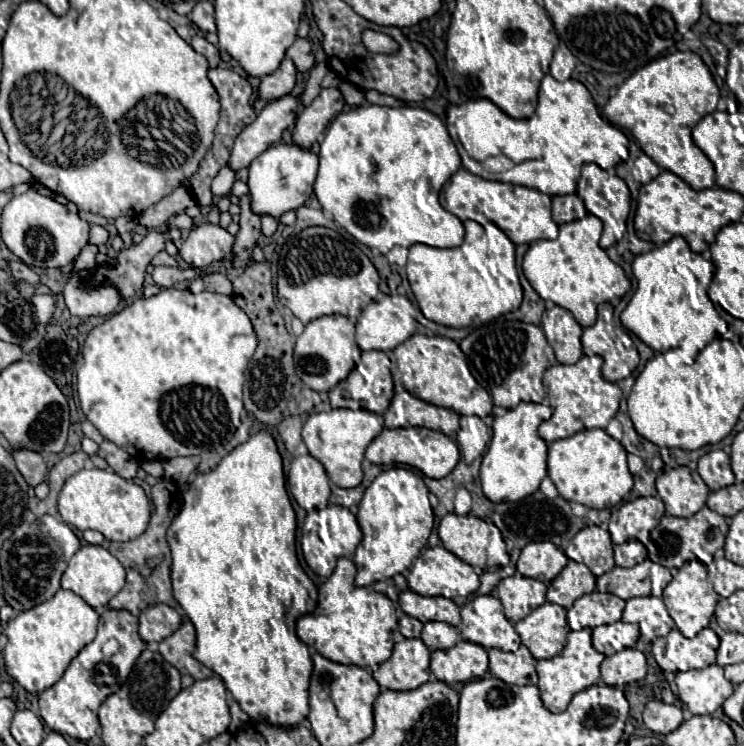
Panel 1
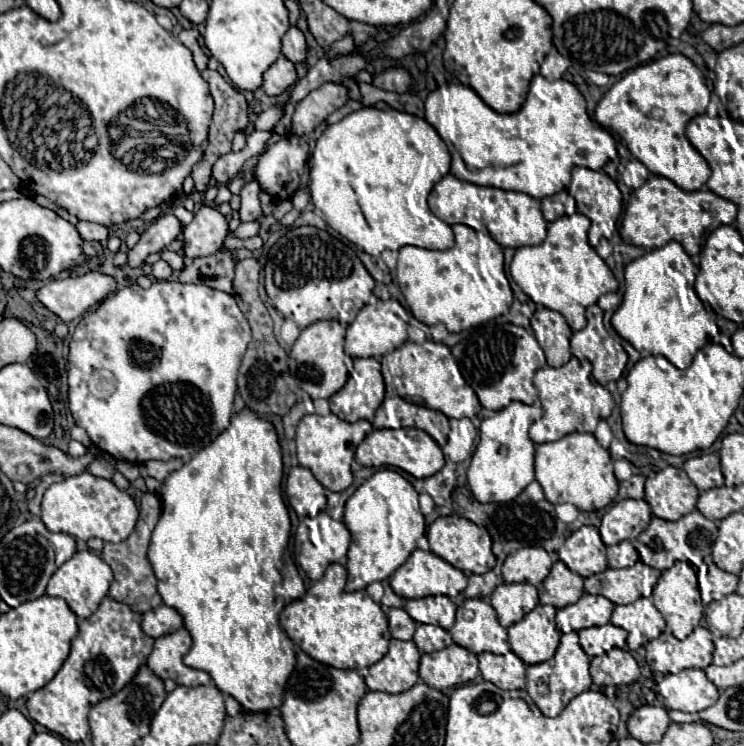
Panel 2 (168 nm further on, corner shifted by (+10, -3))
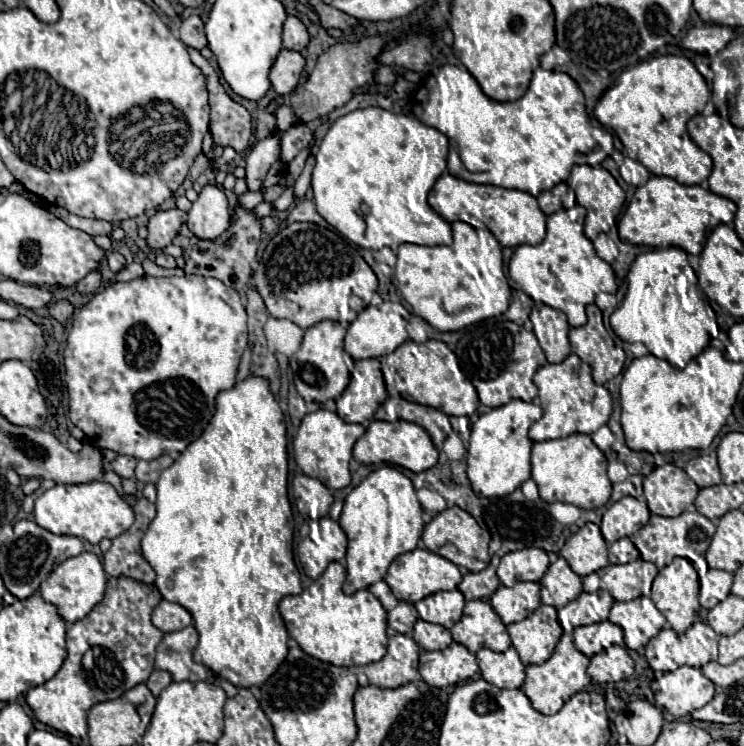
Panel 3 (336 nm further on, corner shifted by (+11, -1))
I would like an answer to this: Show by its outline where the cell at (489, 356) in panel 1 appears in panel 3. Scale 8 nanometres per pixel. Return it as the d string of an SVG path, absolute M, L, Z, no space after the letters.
M490 318L484 322L472 324L466 330L466 336L462 336L454 346L454 352L458 356L460 370L476 386L476 392L482 404L496 408L496 406L508 404L514 398L532 402L532 398L538 394L538 388L534 386L532 376L538 370L538 366L546 364L546 356L534 332L528 332L510 320Z

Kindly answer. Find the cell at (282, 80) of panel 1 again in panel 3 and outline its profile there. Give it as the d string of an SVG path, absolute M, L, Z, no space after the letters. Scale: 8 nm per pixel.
M282 50L270 70L270 82L272 82L272 88L278 92L278 94L290 94L296 84L298 84L298 78L302 74L302 68L304 68L306 60L300 52L294 52L294 50Z

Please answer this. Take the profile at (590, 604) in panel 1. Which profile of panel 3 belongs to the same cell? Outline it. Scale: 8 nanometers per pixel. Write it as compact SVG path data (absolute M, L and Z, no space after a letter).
M606 590L582 592L576 600L558 610L558 620L564 633L571 634L574 628L604 622L612 608L614 598Z

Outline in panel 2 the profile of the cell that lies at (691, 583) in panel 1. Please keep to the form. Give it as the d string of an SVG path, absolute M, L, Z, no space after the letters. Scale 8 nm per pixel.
M677 562L673 568L665 570L657 586L653 588L653 604L663 614L671 634L679 640L687 638L693 632L693 628L699 626L701 616L703 616L703 602L699 596L699 586L697 586L697 576L695 576L693 566L687 562Z

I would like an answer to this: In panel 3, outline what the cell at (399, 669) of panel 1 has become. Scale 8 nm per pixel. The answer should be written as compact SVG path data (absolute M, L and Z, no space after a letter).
M394 634L388 638L386 656L378 662L364 666L364 674L370 684L380 688L398 688L408 682L420 680L418 674L418 644L406 634Z

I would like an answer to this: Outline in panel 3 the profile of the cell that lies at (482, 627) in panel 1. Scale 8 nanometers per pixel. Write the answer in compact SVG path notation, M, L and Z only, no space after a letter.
M472 600L464 606L464 616L452 628L452 638L464 644L470 652L478 652L482 646L504 652L510 648L510 636L506 626L494 608L484 600Z

